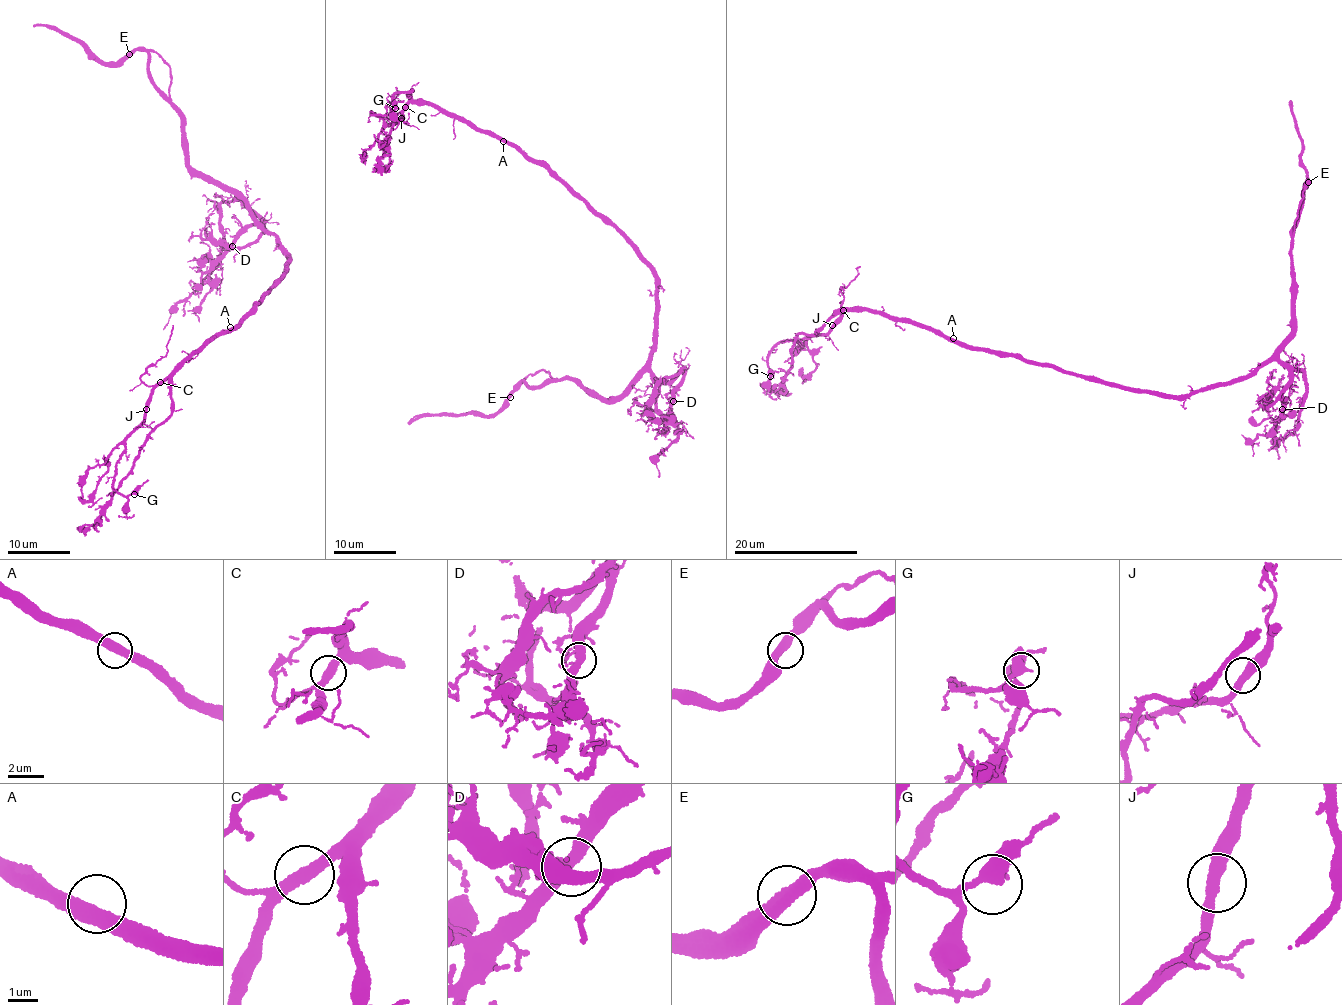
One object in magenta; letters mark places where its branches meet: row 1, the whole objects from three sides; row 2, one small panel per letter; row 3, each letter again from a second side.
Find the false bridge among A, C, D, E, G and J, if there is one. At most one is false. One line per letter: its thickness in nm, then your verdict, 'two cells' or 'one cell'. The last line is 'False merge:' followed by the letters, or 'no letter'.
A: 480 nm thick; one cell
C: 400 nm thick; one cell
D: 400 nm thick; one cell
E: 440 nm thick; one cell
G: 440 nm thick; one cell
J: 400 nm thick; one cell
False merge: no letter

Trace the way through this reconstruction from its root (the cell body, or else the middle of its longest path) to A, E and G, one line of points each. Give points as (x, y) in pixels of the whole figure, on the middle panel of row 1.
A: (626, 235), (549, 171), (503, 141)
E: (626, 235), (654, 278), (657, 345), (649, 371), (609, 398), (568, 376), (535, 386), (522, 380), (511, 396)
G: (626, 235), (542, 166), (460, 119), (426, 104), (408, 104), (404, 120), (389, 124), (370, 112), (395, 108)

